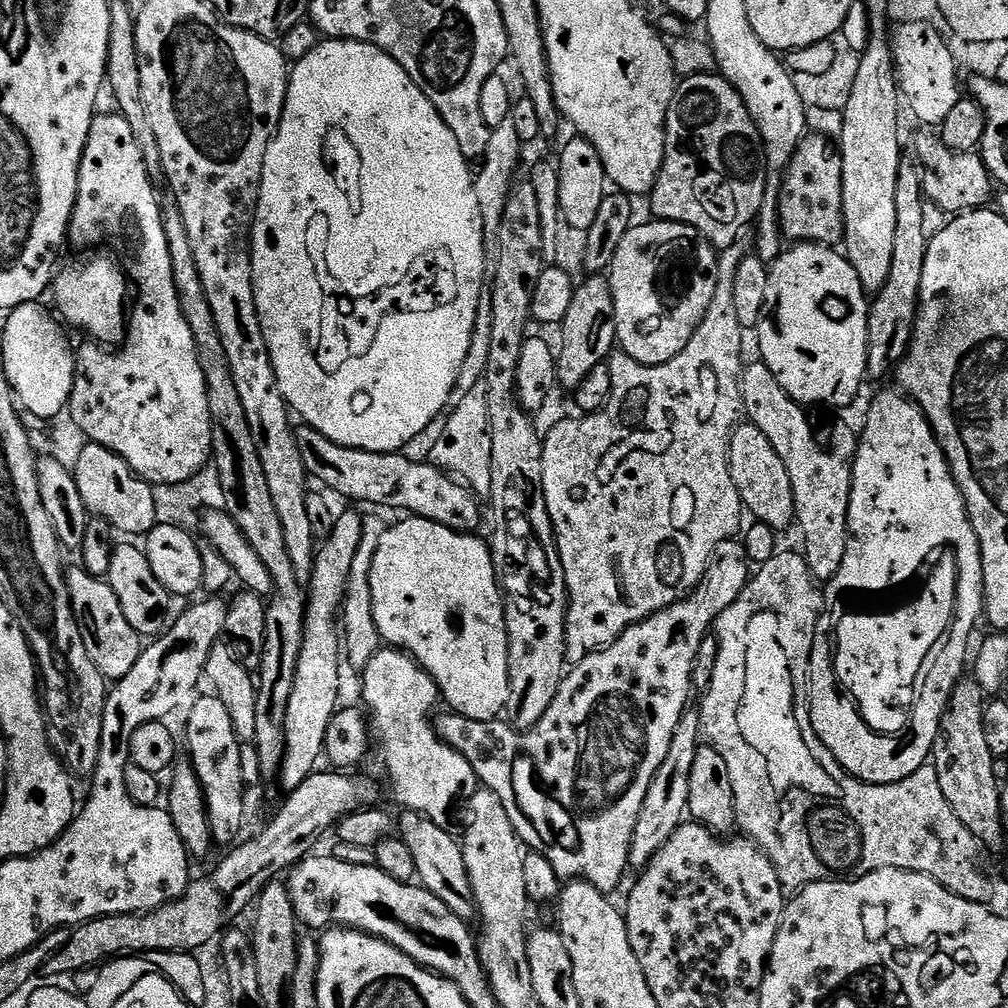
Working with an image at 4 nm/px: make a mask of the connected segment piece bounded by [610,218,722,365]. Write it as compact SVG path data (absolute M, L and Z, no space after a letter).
M659 218L649 219L649 224L637 223L633 226L622 240L618 248L616 257L612 260L610 267L610 279L612 281L612 293L616 303L616 335L618 344L627 355L633 356L639 364L665 364L670 362L692 341L692 335L698 330L698 326L706 318L710 306L716 297L716 288L720 285L720 273L722 268L712 270L712 278L694 278L694 288L692 288L692 304L686 302L686 306L662 306L658 300L656 292L656 274L652 274L652 246L654 238L676 238L676 236L692 236L692 231L696 228L689 224L679 224L673 220L661 220Z

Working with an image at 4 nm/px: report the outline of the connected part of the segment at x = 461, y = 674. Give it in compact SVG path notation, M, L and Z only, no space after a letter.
M410 516L404 518L404 521L398 523L393 529L392 527L385 531L385 533L381 536L381 542L377 548L374 557L370 560L370 565L372 568L370 570L370 592L372 594L372 601L370 601L370 607L372 609L372 613L375 616L377 630L380 632L380 639L383 641L385 645L399 648L401 652L407 652L409 656L415 657L417 661L419 661L420 665L430 673L433 680L435 680L437 687L440 689L441 695L443 699L446 701L448 699L447 706L453 713L460 713L461 715L465 716L466 718L470 719L478 719L478 720L494 720L500 717L503 717L505 714L504 707L509 707L510 701L513 699L512 695L512 671L510 670L510 666L508 665L508 630L507 630L507 620L508 617L506 615L506 607L504 608L504 602L506 604L506 596L505 593L502 591L502 584L501 581L498 579L498 568L497 565L494 563L494 558L492 562L492 552L490 549L487 548L486 545L483 544L482 541L479 540L479 535L473 533L462 533L458 531L454 531L453 528L442 526L441 523L436 523L433 520L426 519L424 517L417 517L417 516Z

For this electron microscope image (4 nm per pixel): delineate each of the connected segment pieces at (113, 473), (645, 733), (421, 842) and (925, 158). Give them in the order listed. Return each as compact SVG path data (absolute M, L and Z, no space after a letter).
M88 442L81 454L79 463L74 467L74 473L82 498L85 500L85 505L93 517L99 518L101 521L107 521L116 532L125 532L128 535L125 537L128 538L136 538L132 536L143 537L156 527L153 485L143 480L123 458L106 446Z
M736 538L727 540L722 545L718 559L709 567L700 587L691 596L686 596L679 603L654 613L641 624L628 628L613 644L588 655L582 663L575 665L561 680L560 689L550 706L550 710L537 723L540 732L536 732L536 736L532 736L532 740L528 740L528 744L532 744L532 752L528 752L528 756L532 756L532 760L528 760L528 764L520 764L520 768L515 768L516 800L520 800L520 808L524 808L524 816L516 816L516 820L512 823L525 845L544 855L553 864L554 870L561 878L567 878L567 876L572 876L568 878L583 878L587 883L593 884L605 894L612 894L612 891L623 882L624 871L629 871L630 868L632 839L638 826L638 818L642 814L642 806L646 802L646 794L670 750L670 742L674 738L680 719L684 717L685 711L689 707L688 695L692 696L694 692L692 671L695 668L696 660L699 658L699 648L702 646L705 636L709 635L715 620L740 597L742 590L747 586L750 579L748 566L750 567L750 559L745 545Z
M408 810L403 814L405 816L402 822L405 830L402 839L410 848L414 862L417 863L419 883L438 898L442 898L442 902L446 902L446 906L450 906L452 913L461 921L472 919L475 921L478 916L478 904L476 895L472 892L461 841L457 837L455 840L449 829L438 826L421 813Z
M941 142L936 146L926 145L924 153L918 157L922 165L922 188L927 199L944 214L971 212L991 205L994 177L984 165L983 159L975 151L953 152Z

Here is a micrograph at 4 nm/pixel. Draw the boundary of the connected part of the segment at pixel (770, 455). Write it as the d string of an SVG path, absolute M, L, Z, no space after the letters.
M744 422L732 434L732 449L728 455L732 463L732 477L744 499L747 511L757 521L768 524L775 530L793 527L796 520L796 499L794 486L786 462L778 450L766 438L762 430L751 422Z

